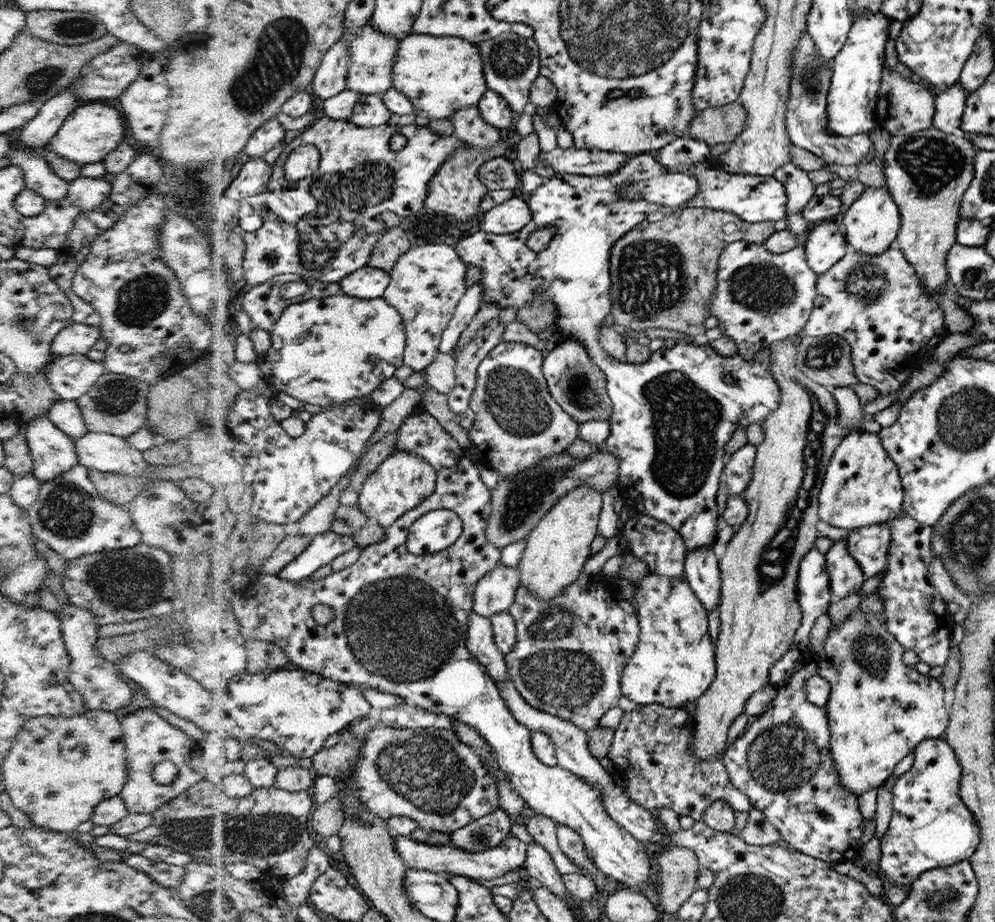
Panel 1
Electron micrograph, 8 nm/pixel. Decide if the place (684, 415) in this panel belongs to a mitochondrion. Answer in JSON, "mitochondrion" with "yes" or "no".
{"mitochondrion":"yes"}

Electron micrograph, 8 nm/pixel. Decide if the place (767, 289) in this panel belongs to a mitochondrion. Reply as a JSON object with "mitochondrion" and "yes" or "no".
{"mitochondrion":"yes"}

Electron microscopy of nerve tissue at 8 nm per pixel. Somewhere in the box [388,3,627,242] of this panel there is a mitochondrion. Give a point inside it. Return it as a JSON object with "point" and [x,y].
{"point":[509,58]}

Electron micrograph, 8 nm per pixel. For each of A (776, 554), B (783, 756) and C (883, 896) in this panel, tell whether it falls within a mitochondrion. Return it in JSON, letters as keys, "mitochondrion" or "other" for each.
{"A":"mitochondrion","B":"mitochondrion","C":"other"}

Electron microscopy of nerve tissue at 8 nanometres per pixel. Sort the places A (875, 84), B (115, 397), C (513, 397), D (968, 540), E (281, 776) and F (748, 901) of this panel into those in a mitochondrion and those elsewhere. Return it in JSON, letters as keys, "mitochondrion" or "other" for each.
{"A":"other","B":"mitochondrion","C":"mitochondrion","D":"mitochondrion","E":"other","F":"mitochondrion"}

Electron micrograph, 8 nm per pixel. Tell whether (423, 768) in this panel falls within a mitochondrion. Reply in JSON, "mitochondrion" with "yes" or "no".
{"mitochondrion":"yes"}

